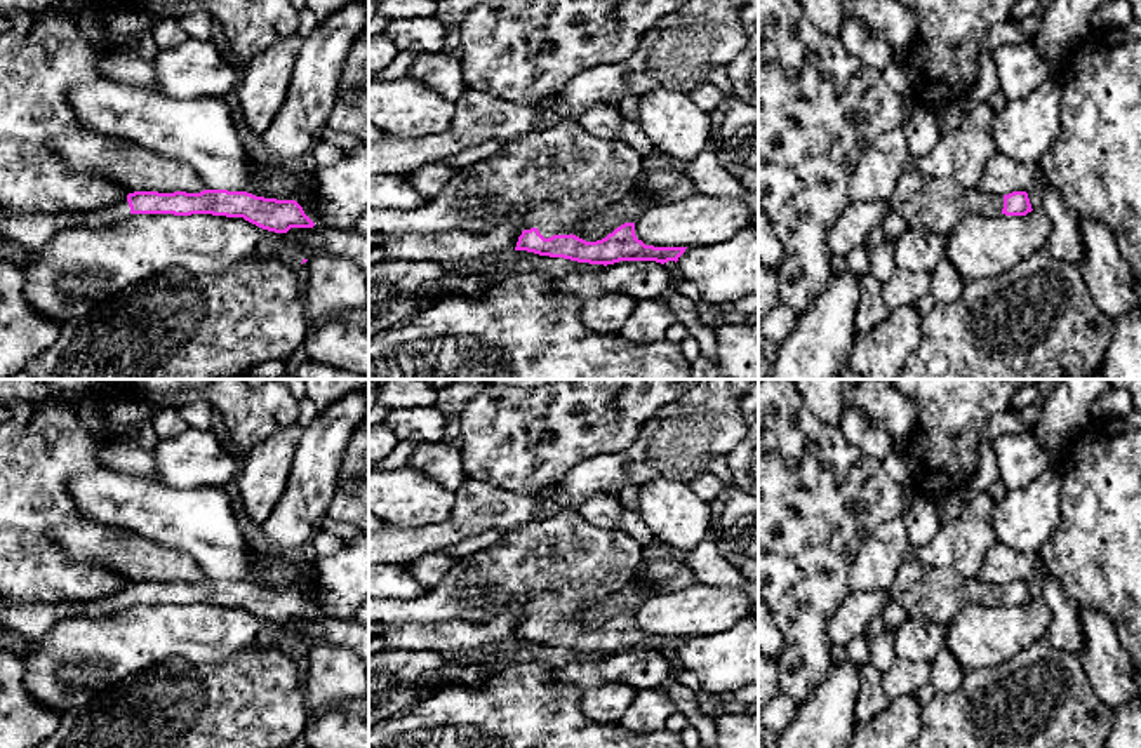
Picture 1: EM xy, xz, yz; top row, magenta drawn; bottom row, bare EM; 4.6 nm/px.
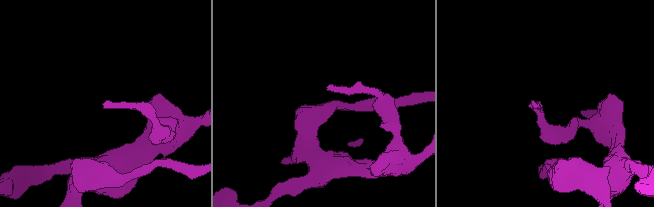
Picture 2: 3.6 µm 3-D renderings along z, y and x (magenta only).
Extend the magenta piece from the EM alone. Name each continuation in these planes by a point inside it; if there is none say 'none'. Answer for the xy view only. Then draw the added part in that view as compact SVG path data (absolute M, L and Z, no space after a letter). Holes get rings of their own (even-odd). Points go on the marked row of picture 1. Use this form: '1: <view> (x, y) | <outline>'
1: xy (30, 230) | M127 198L111 207L90 212L19 212L2 209L0 233L21 247L35 252L54 235L71 226L103 226L130 216Z

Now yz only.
1: yz (929, 204) | M913 170L899 177L887 205L908 228L946 237L967 216L1000 216L1004 197Z

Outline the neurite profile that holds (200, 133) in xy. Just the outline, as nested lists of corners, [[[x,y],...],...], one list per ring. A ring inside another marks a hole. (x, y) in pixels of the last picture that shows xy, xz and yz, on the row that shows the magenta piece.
[[[103,78],[73,87],[70,101],[85,130],[123,139],[151,153],[184,162],[197,170],[205,190],[247,191],[264,198],[296,200],[313,223],[325,210],[304,169],[290,172],[285,165],[264,164],[257,167],[250,162],[233,113],[223,97],[174,99],[167,94]]]

